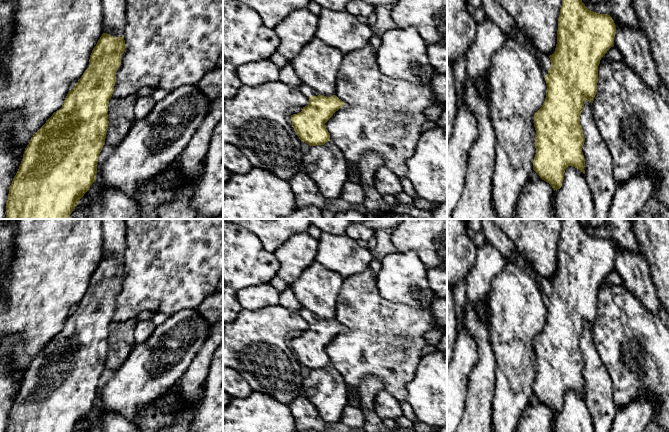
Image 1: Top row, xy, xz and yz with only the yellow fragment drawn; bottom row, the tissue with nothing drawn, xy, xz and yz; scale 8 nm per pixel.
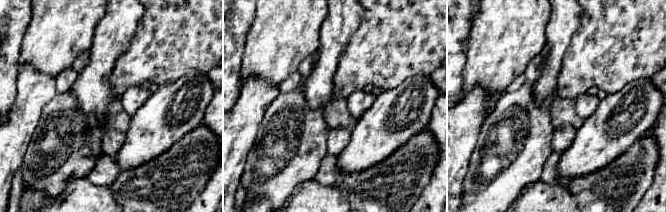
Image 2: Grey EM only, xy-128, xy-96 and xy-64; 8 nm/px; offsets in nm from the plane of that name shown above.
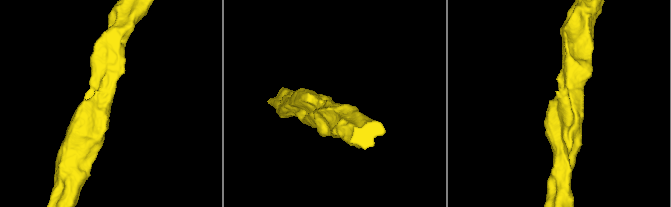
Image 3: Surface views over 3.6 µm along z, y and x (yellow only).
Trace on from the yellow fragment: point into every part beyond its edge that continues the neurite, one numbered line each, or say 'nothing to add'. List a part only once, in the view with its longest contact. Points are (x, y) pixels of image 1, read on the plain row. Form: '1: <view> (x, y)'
1: yz (544, 284)

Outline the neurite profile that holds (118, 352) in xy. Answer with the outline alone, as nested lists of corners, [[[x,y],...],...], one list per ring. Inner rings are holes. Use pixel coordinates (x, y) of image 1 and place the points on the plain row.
[[[123,341],[109,345],[105,368],[116,371],[125,362],[132,348],[132,345]]]

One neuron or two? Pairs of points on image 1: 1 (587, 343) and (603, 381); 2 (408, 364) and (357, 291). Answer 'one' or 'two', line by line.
1: one
2: one

